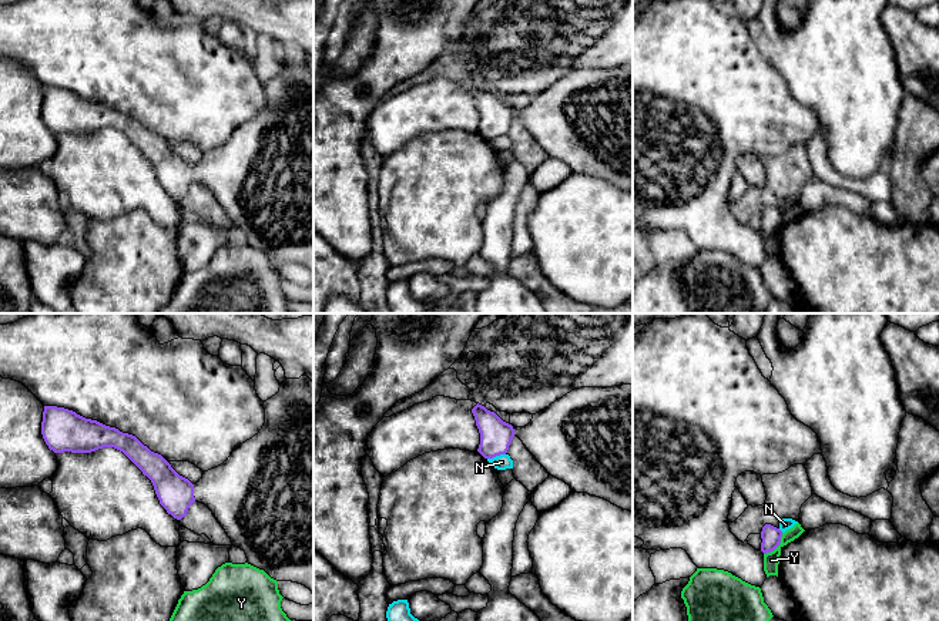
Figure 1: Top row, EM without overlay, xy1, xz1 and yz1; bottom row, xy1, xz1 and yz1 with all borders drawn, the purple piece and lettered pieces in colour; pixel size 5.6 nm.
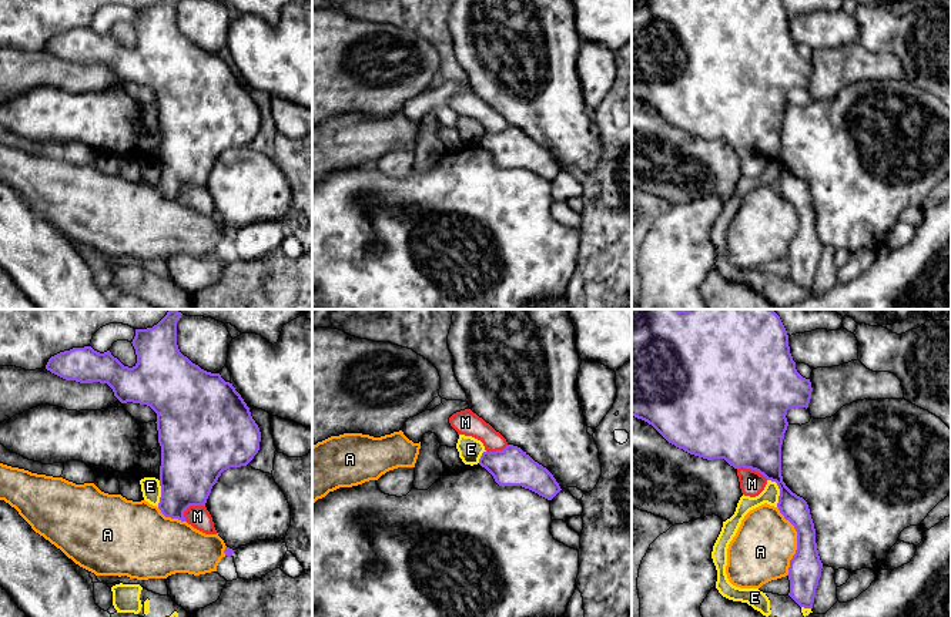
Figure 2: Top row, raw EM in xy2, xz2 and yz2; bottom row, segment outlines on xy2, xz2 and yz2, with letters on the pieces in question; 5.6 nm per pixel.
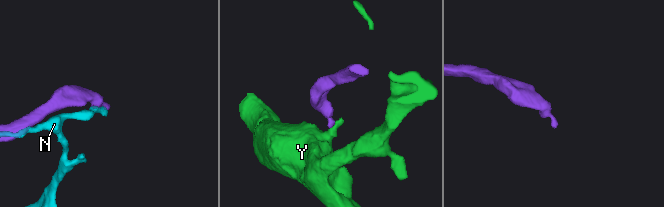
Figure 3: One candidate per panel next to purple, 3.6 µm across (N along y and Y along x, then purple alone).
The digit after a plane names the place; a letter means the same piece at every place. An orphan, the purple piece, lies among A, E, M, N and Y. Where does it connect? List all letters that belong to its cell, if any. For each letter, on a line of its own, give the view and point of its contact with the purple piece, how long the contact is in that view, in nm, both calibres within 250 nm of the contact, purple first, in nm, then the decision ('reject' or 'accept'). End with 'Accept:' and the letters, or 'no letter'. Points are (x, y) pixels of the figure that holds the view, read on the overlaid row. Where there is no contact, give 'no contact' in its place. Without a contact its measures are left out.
A: contact yz2 (797, 540); length 400 nm; calibres 190 and 340 nm; reject
E: contact yz2 (780, 490); length 170 nm; calibres 220 and 100 nm; reject
M: contact xy2 (190, 505); length 150 nm; calibres 360 and 120 nm; reject
N: contact xz1 (496, 455); length 110 nm; calibres 180 and 90 nm; reject
Y: contact yz1 (777, 546); length 170 nm; calibres 110 and 90 nm; reject
Accept: no letter

